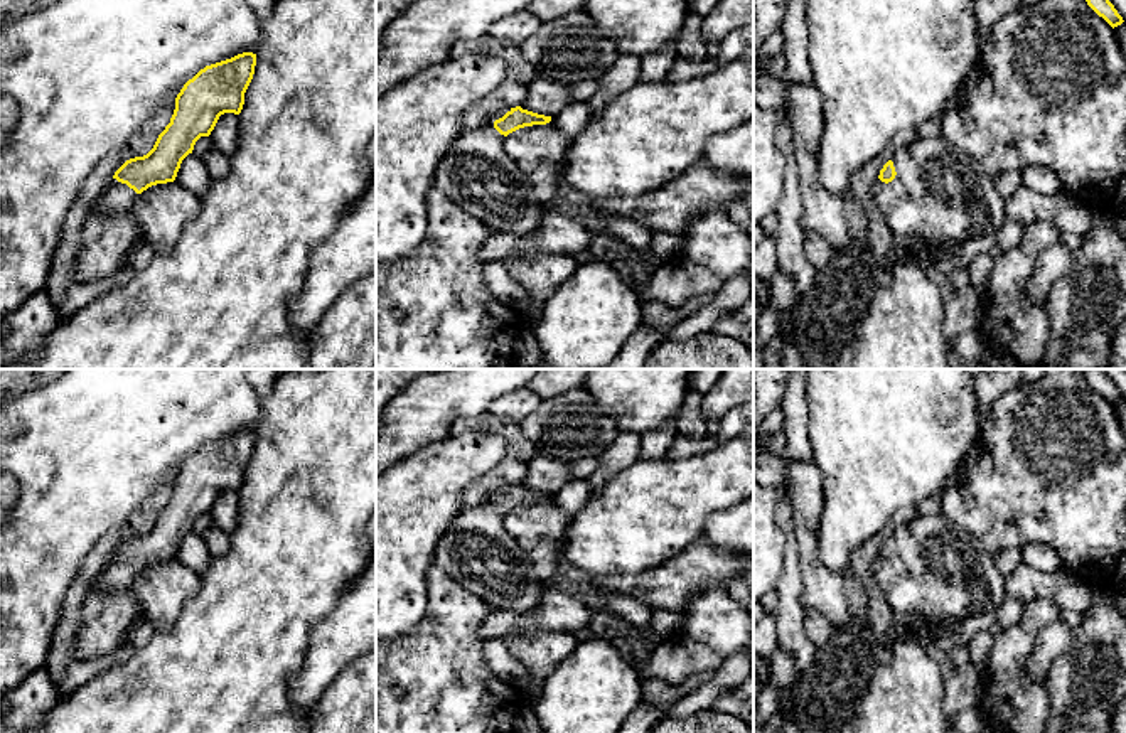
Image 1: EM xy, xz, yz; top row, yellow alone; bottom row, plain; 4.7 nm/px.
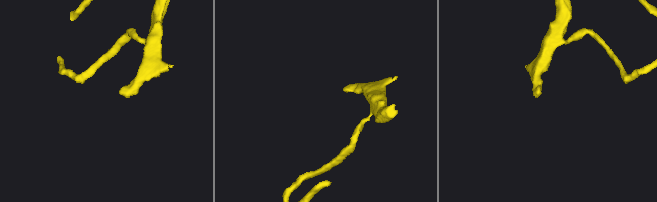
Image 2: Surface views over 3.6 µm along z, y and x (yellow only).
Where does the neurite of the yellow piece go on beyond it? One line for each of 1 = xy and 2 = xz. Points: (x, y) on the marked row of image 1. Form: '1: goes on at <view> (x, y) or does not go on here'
1: goes on at xy (117, 197)
2: goes on at xz (477, 174)

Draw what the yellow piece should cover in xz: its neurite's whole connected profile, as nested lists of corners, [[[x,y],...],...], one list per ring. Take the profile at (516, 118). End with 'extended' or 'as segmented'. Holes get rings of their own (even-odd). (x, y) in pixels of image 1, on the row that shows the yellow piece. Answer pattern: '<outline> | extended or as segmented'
[[[516,106],[492,115],[480,128],[465,126],[438,163],[433,190],[492,233],[519,238],[538,233],[546,209],[536,199],[531,180],[507,155],[504,138],[519,128],[550,121],[551,116]]] | extended

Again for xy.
[[[243,52],[206,66],[189,79],[177,94],[170,123],[153,148],[143,157],[126,160],[115,172],[91,216],[128,211],[148,187],[174,182],[182,160],[192,153],[201,136],[211,135],[219,116],[241,113],[255,66],[256,54]]] | extended

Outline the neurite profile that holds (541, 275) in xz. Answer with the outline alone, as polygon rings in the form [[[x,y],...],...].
[[[563,253],[516,254],[504,261],[511,278],[531,295],[524,325],[534,329],[544,302],[575,273],[576,261]]]

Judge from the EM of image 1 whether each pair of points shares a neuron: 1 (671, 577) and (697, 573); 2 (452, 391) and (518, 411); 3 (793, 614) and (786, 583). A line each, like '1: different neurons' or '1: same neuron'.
1: same neuron
2: different neurons
3: same neuron

